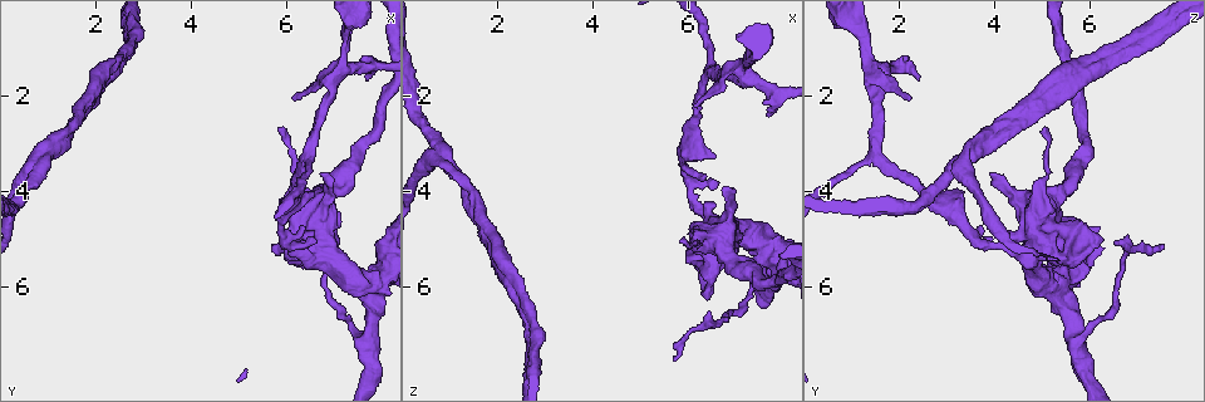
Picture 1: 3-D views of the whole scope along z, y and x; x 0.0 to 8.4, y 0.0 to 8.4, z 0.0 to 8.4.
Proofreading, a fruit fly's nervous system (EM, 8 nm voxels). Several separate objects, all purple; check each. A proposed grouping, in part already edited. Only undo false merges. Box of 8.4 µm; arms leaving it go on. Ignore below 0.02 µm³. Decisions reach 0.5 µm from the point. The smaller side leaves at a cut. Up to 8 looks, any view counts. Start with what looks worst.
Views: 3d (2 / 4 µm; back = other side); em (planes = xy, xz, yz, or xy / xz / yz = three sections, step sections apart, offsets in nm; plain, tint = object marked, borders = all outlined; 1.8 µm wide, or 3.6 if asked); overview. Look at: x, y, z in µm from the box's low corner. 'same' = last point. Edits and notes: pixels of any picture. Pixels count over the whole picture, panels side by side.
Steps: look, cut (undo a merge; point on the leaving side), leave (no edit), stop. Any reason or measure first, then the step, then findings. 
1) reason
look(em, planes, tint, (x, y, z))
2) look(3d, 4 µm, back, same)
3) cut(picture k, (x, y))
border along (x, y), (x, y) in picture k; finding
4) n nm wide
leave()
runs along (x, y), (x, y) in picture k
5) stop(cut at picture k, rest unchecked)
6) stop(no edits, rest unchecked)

side arm on a straight run
look(em, planes, tint, (6.95, 1.95, 1.55))

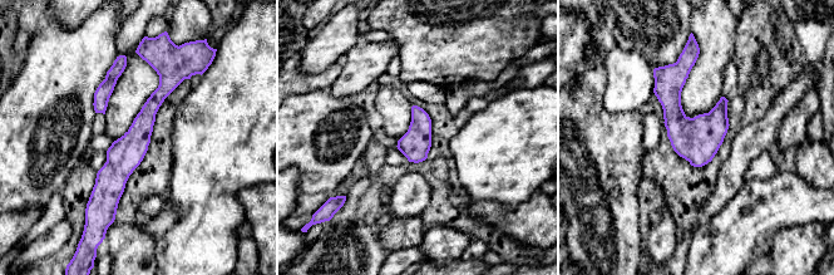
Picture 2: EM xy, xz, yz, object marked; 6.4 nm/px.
190 nm wide
leave()
runs along (156, 64), (164, 89), (110, 207) in picture 2; one cell here

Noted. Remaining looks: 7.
two arms in line, one across
look(3d, 4 µm, (0.85, 3.35, 3.30))

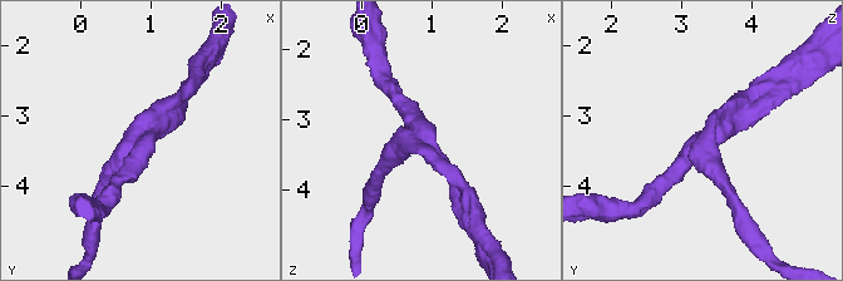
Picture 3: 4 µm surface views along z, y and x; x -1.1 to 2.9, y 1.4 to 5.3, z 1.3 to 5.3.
3 arms; arms of 220, 240, 280 nm; shape alone is not enough
look(em, xz, step 8, tint, (0.90, 3.40, 3.25))

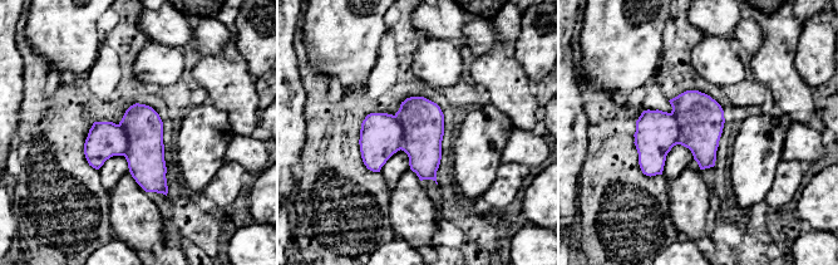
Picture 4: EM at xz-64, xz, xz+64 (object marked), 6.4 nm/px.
look(em, planes, tint, same)

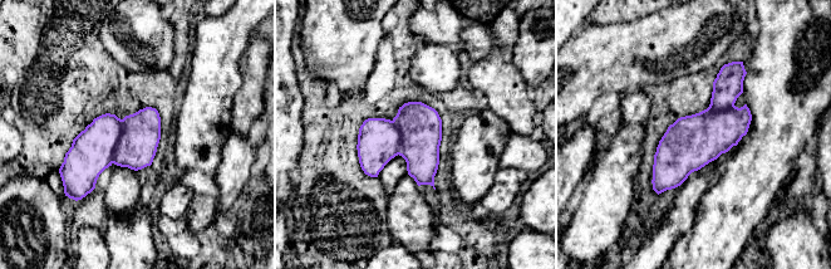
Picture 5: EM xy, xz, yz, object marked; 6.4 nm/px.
leave()
runs along (736, 72), (722, 116), (658, 189) in picture 5; one cell here

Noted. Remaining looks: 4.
branch point
look(em, yz, step 8, tint, (2.00, 1.75, 5.25))

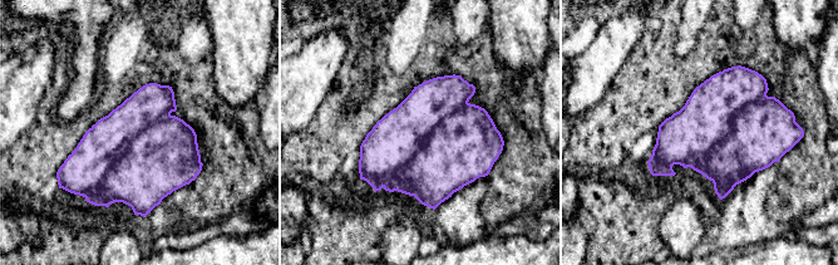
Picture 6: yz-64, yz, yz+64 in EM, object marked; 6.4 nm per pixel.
leave()
continuous, no second cell

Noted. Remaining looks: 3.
stop(no edits, rest unchecked)

